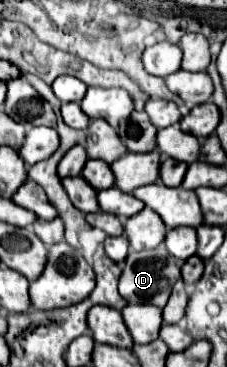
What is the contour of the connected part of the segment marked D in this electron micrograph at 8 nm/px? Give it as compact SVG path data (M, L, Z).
M159 244L153 250L141 250L141 252L129 252L123 262L123 272L119 278L119 294L129 304L153 304L163 308L167 304L167 298L171 294L171 286L181 276L181 262L175 260L167 250L165 244Z

